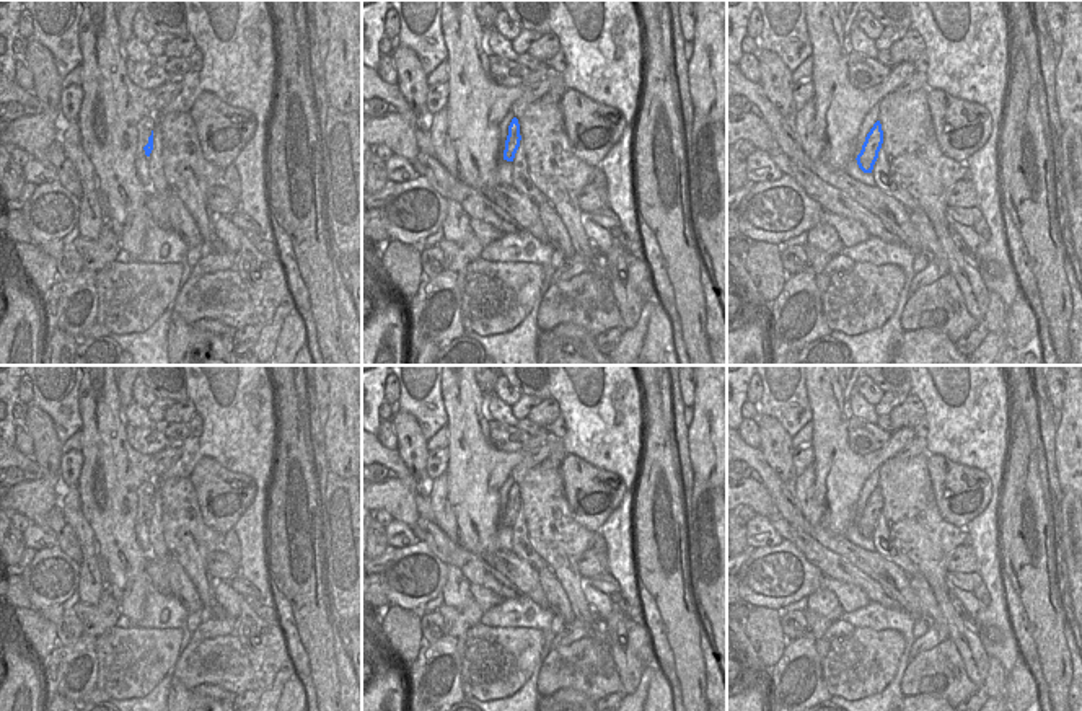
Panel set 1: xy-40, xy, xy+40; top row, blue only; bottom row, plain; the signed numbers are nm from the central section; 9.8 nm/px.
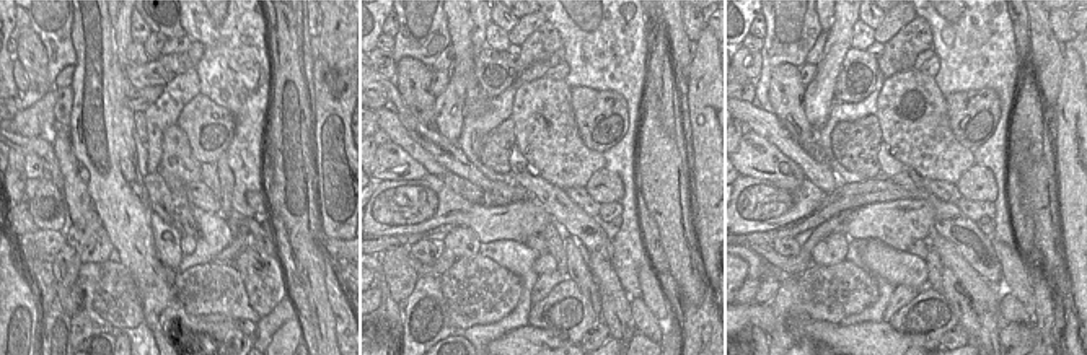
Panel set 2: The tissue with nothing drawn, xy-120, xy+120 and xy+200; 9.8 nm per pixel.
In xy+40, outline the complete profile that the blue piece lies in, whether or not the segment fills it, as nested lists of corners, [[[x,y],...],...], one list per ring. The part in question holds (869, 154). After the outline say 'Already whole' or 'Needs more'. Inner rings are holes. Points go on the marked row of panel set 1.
[[[880,121],[873,124],[865,137],[860,153],[857,155],[857,165],[864,173],[872,173],[873,165],[878,158],[878,152],[883,144],[883,130]]]. Already whole

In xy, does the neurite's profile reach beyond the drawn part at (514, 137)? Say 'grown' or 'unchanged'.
unchanged

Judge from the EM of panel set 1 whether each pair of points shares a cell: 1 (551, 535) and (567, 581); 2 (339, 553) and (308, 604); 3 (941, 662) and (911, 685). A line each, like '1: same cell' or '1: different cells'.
1: same cell
2: different cells
3: same cell

